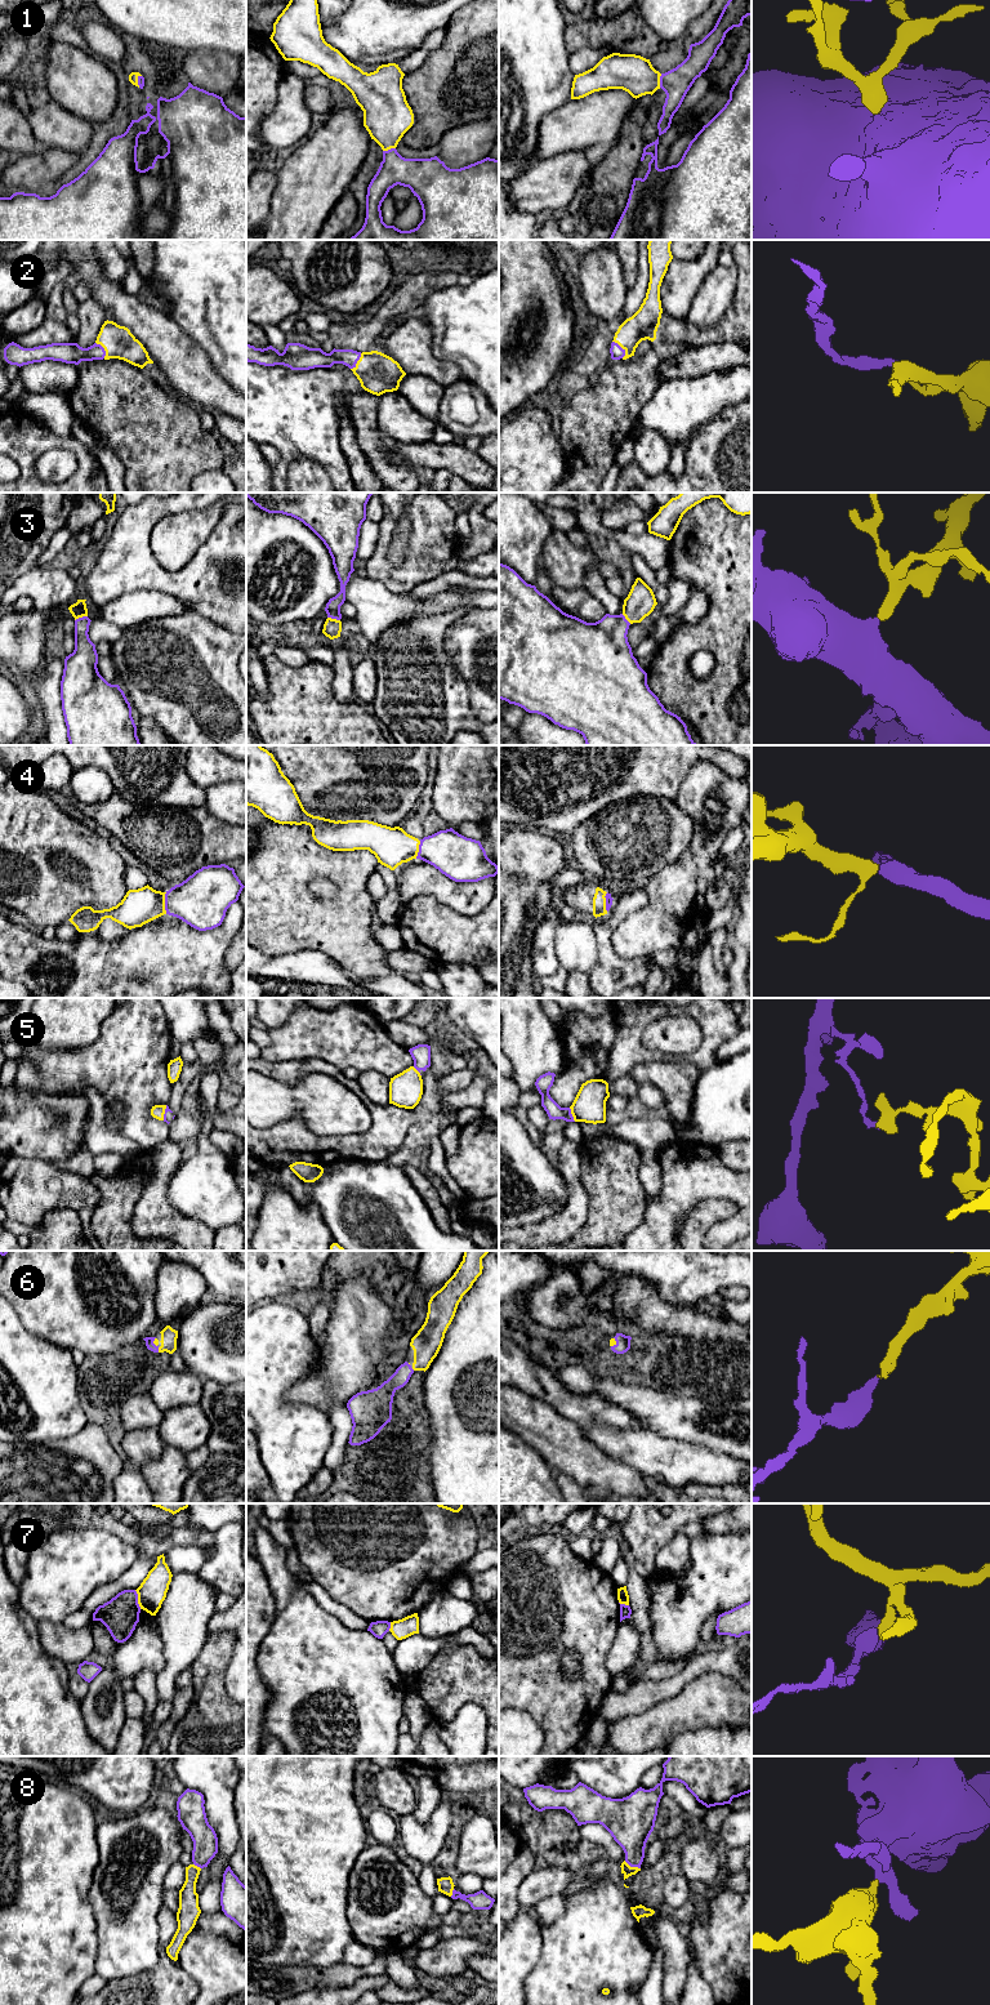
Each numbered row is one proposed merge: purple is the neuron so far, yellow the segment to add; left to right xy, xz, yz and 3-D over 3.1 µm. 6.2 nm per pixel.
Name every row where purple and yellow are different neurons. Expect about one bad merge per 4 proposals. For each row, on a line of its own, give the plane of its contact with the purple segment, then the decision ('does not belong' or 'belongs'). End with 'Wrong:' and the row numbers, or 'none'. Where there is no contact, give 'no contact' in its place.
1: meets purple in yz; belongs
2: meets purple in yz; belongs
3: meets purple in xy; belongs
4: meets purple in xy; belongs
5: meets purple in yz; does not belong
6: meets purple in xy; belongs
7: meets purple in xy; does not belong
8: meets purple in yz; belongs
Wrong: 5, 7

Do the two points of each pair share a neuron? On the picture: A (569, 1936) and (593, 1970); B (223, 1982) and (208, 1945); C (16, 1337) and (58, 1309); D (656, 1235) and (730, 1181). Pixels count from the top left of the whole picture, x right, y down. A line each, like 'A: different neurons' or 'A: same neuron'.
A: same neuron
B: same neuron
C: different neurons
D: same neuron

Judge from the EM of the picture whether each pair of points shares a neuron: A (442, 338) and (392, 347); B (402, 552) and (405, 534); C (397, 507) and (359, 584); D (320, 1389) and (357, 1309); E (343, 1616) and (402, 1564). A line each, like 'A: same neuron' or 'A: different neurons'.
A: different neurons
B: same neuron
C: different neurons
D: same neuron
E: different neurons

